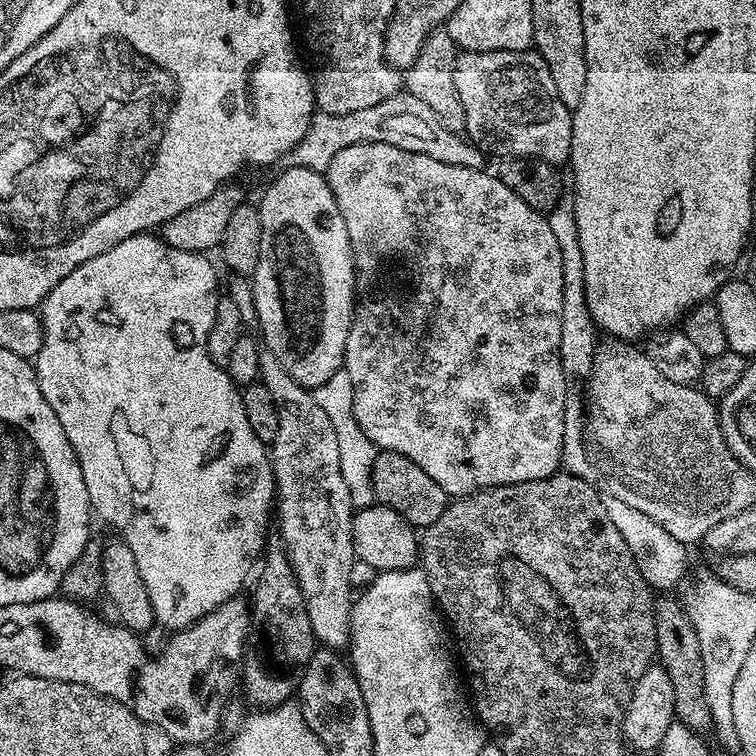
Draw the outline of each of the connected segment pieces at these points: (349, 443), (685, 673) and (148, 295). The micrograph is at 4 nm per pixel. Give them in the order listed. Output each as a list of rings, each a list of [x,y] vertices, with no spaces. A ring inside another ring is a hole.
[[[343,370],[336,372],[334,378],[322,382],[322,386],[314,389],[314,395],[318,406],[322,406],[322,410],[326,410],[326,415],[330,417],[334,434],[338,434],[338,458],[342,462],[342,479],[346,481],[346,490],[350,490],[353,509],[369,508],[376,498],[372,471],[378,449],[374,442],[370,442],[370,438],[366,438],[366,434],[354,418],[352,409],[354,386],[350,382],[350,374]]]
[[[660,598],[655,601],[654,611],[656,613],[656,651],[658,653],[659,667],[666,670],[666,674],[670,674],[670,682],[674,685],[674,702],[676,703],[676,720],[681,724],[688,725],[693,732],[700,734],[703,733],[703,728],[706,729],[711,725],[712,719],[710,718],[710,706],[706,706],[706,698],[704,697],[704,671],[702,670],[702,646],[698,646],[698,630],[694,630],[692,620],[688,616],[688,609],[683,603],[680,604],[676,600],[668,600],[672,598]]]
[[[156,234],[131,236],[126,238],[126,242],[118,242],[118,246],[106,250],[106,254],[98,254],[98,258],[90,258],[86,262],[82,262],[82,266],[78,266],[70,274],[66,274],[66,278],[62,278],[62,282],[58,282],[58,286],[54,286],[54,290],[50,290],[50,294],[45,298],[38,312],[40,323],[44,326],[44,341],[42,342],[42,350],[38,350],[38,354],[34,357],[34,367],[36,369],[36,381],[42,390],[42,398],[46,398],[46,402],[50,402],[50,410],[54,410],[54,414],[58,414],[58,422],[62,422],[62,430],[66,430],[66,438],[70,438],[70,446],[78,458],[78,466],[82,466],[82,482],[86,482],[86,494],[88,495],[88,501],[92,504],[93,513],[99,519],[101,516],[110,527],[117,528],[121,532],[117,533],[122,537],[124,543],[130,546],[135,560],[138,561],[138,574],[142,574],[142,582],[146,582],[146,594],[150,594],[150,606],[154,606],[156,624],[159,627],[172,628],[168,630],[179,630],[188,627],[189,624],[193,624],[196,620],[201,620],[207,612],[222,606],[227,600],[233,599],[239,593],[236,591],[243,586],[244,579],[247,578],[248,571],[252,568],[252,559],[256,555],[257,559],[265,551],[266,541],[269,539],[269,537],[267,538],[268,515],[273,515],[274,512],[276,481],[272,474],[269,449],[258,438],[258,434],[254,434],[254,430],[250,430],[246,410],[242,410],[241,389],[229,378],[227,371],[221,365],[215,364],[208,353],[208,335],[210,334],[210,326],[214,326],[214,310],[218,299],[216,268],[208,259],[209,257],[203,252],[178,250],[174,246],[167,244],[163,238]]]

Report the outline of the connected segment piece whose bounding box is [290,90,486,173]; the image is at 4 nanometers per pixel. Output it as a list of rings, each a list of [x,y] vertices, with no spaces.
[[[406,90],[386,98],[386,102],[378,102],[378,106],[369,106],[367,110],[358,110],[355,114],[326,114],[317,111],[312,117],[308,132],[292,147],[290,164],[294,168],[309,168],[315,172],[327,173],[330,162],[346,146],[355,144],[389,144],[402,150],[410,150],[414,154],[426,154],[430,158],[438,158],[438,162],[446,162],[450,166],[466,166],[483,169],[486,160],[471,140],[461,133],[446,130],[442,122],[438,122],[438,114],[426,106],[426,102],[414,98]]]

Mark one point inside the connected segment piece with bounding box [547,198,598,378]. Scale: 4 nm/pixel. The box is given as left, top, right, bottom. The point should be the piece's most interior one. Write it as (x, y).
(578, 344)

